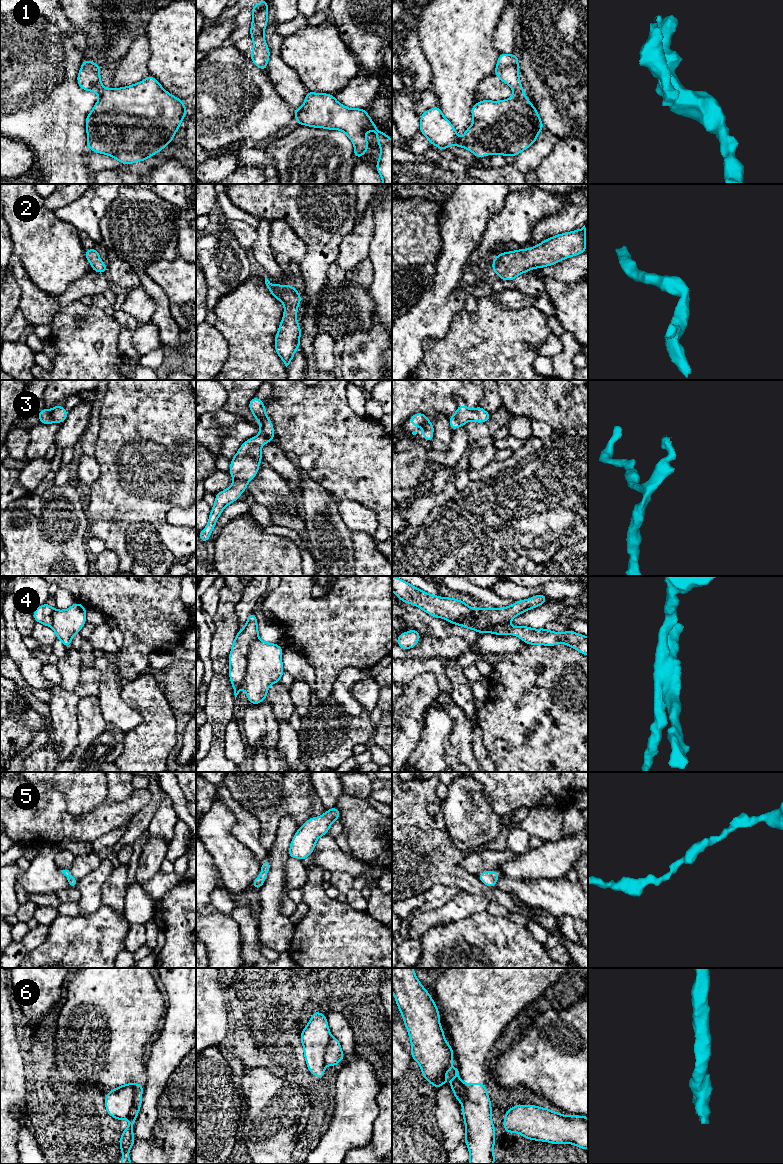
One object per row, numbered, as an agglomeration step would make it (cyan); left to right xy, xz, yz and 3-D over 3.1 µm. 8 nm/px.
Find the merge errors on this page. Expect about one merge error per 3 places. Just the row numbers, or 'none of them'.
1, 4, 6

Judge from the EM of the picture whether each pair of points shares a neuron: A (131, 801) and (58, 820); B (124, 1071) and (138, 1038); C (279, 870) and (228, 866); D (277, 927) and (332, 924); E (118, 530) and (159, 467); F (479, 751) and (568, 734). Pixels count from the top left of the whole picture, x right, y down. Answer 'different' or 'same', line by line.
A: same
B: same
C: different
D: different
E: same
F: different

